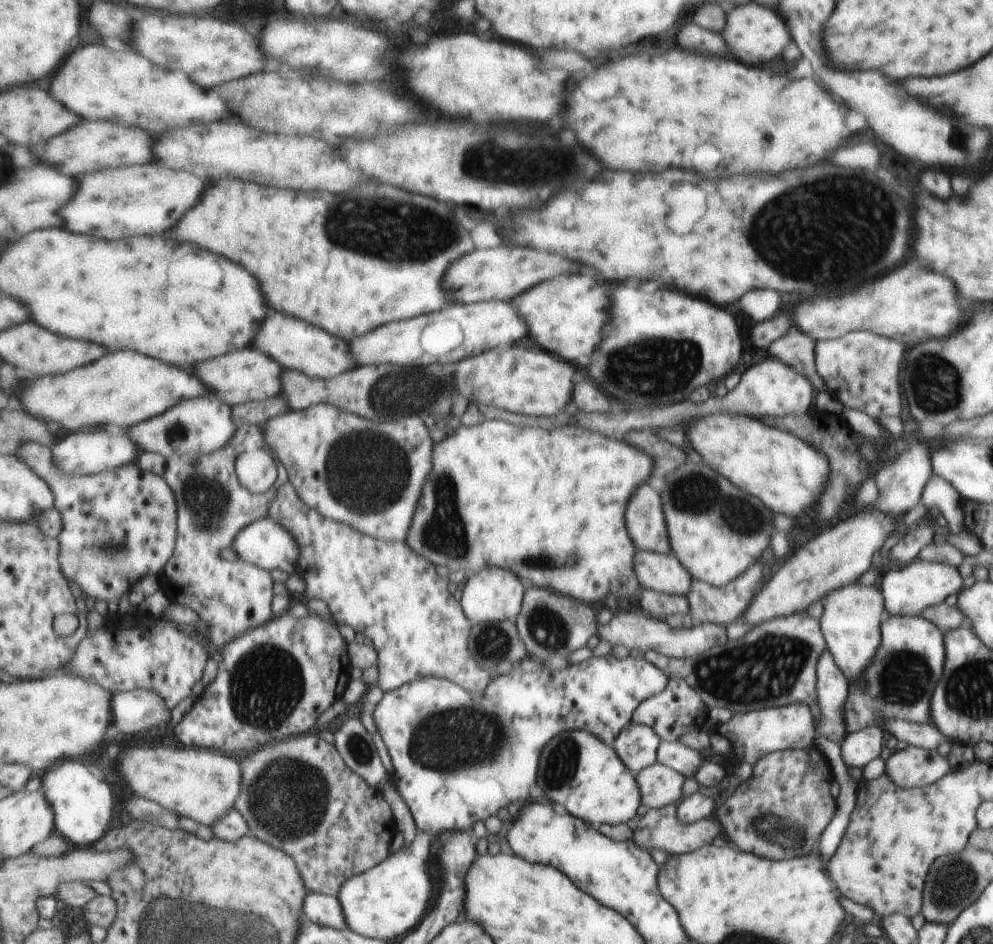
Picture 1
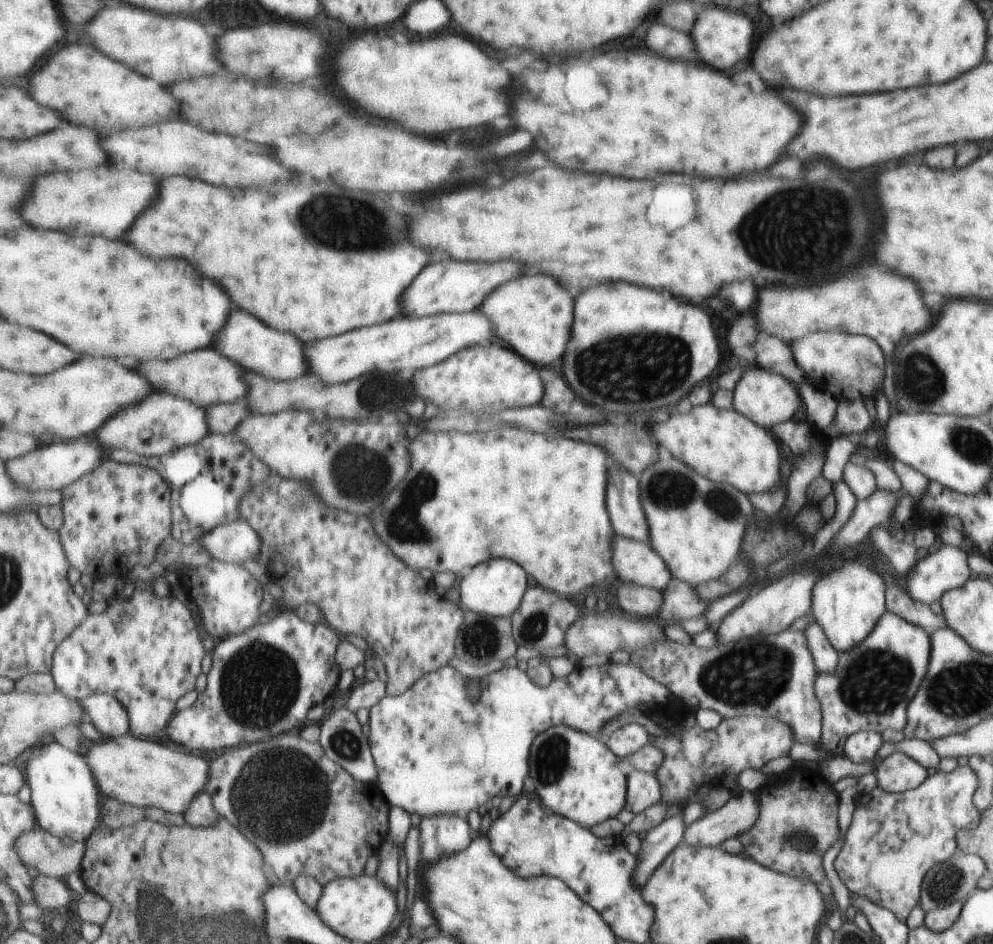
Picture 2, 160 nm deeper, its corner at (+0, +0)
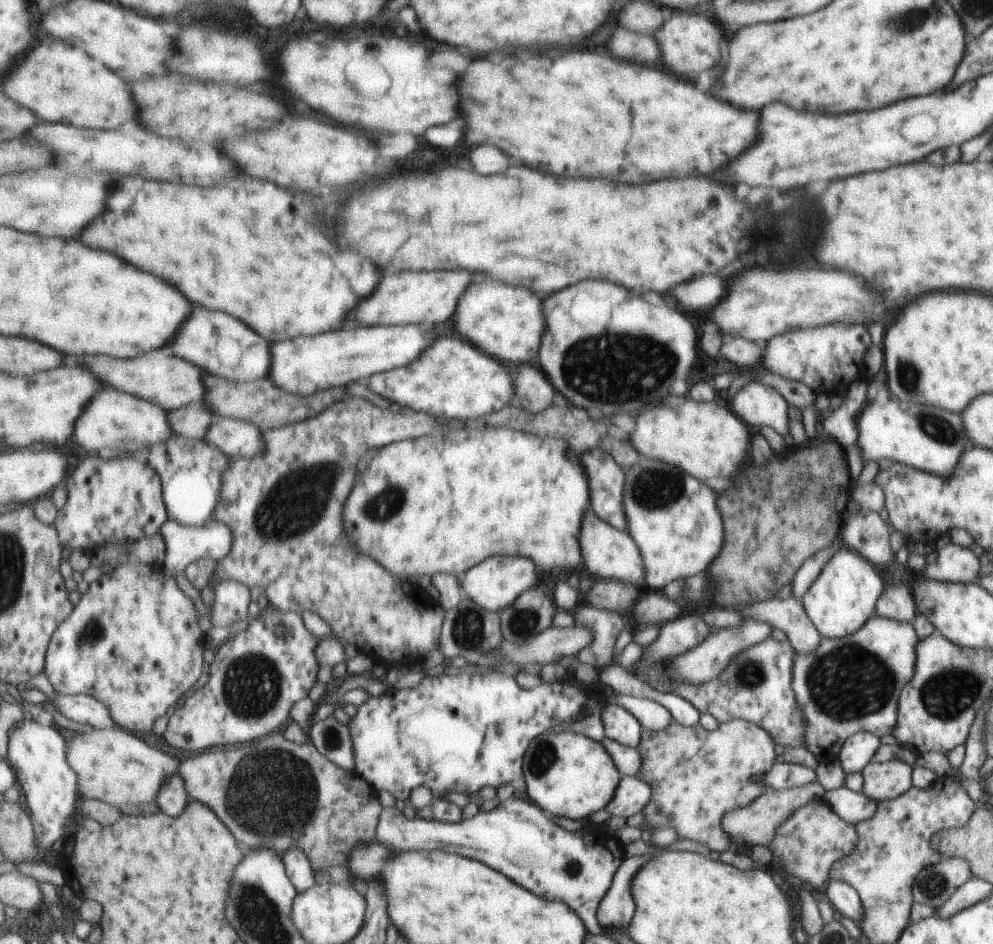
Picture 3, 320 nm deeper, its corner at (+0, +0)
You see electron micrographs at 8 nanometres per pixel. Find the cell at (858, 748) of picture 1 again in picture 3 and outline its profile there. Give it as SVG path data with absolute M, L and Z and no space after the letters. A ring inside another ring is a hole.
M857 731L847 738L837 758L844 776L850 772L860 772L871 761L871 756L875 754L879 745L879 738L867 731Z

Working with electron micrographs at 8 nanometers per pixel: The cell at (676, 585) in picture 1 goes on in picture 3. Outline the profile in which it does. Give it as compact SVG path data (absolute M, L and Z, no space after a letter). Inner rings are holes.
M587 510L585 518L581 518L579 538L581 538L582 573L597 579L613 579L629 583L636 587L643 582L644 568L640 560L639 549L625 531L603 522L591 510Z

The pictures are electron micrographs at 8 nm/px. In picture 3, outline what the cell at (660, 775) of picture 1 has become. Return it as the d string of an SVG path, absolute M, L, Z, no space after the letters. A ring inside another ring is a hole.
M622 776L616 786L615 796L604 806L604 811L609 816L626 819L643 810L649 800L651 800L651 787L648 783L635 776Z

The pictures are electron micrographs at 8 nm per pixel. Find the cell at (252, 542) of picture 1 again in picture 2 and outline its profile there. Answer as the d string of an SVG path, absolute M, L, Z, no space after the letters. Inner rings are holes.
M237 519L216 526L197 543L217 561L245 562L256 560L262 540L258 531L247 521Z

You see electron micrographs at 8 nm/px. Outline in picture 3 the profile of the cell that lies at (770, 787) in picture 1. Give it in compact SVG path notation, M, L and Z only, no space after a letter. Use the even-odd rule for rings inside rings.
M823 799L813 801L800 807L787 822L780 826L774 835L774 840L767 846L772 856L780 860L783 872L795 875L802 882L802 886L812 889L825 884L827 870L840 858L847 857L858 844L855 836L856 828L845 824Z

